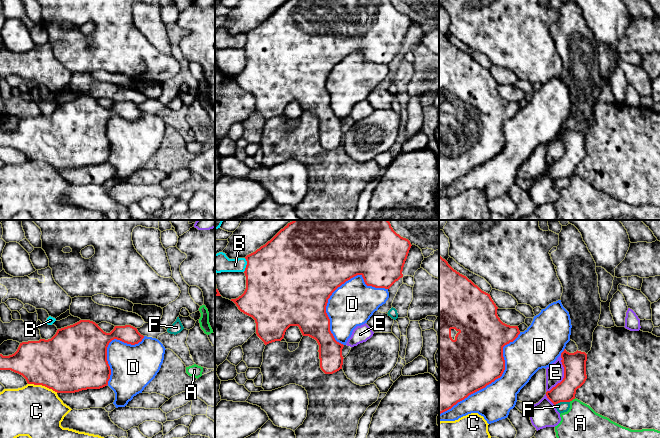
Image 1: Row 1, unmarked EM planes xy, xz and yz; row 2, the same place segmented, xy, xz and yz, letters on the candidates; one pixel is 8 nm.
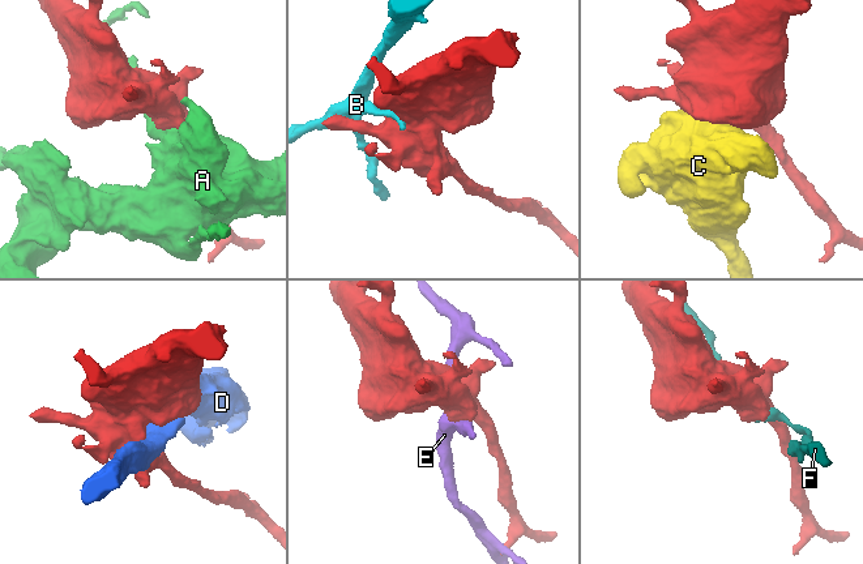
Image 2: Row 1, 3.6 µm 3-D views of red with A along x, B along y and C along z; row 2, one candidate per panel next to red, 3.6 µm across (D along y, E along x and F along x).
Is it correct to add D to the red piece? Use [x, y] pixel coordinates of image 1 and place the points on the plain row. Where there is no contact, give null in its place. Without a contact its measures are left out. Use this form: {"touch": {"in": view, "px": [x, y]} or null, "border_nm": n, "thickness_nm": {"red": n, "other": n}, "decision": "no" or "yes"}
{"touch": {"in": "xz", "px": [326, 81]}, "border_nm": 600, "thickness_nm": {"red": 500, "other": 360}, "decision": "no"}

